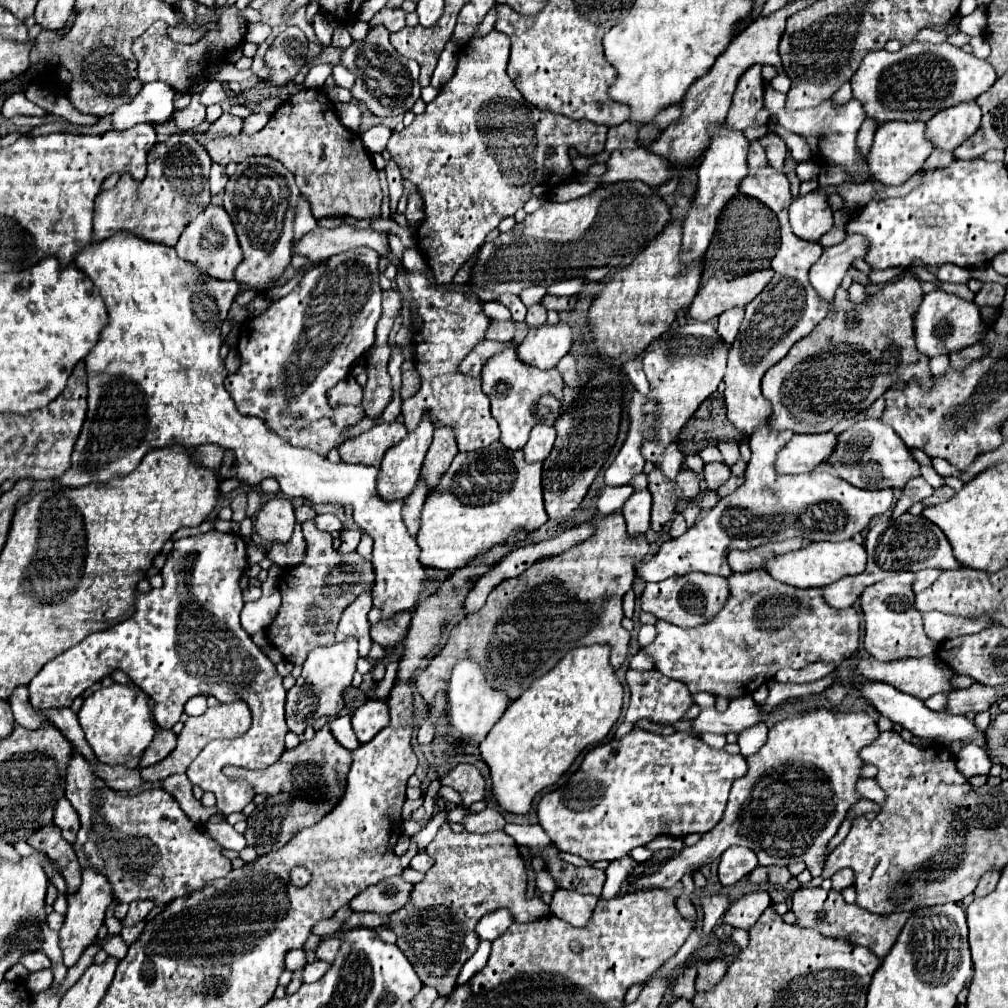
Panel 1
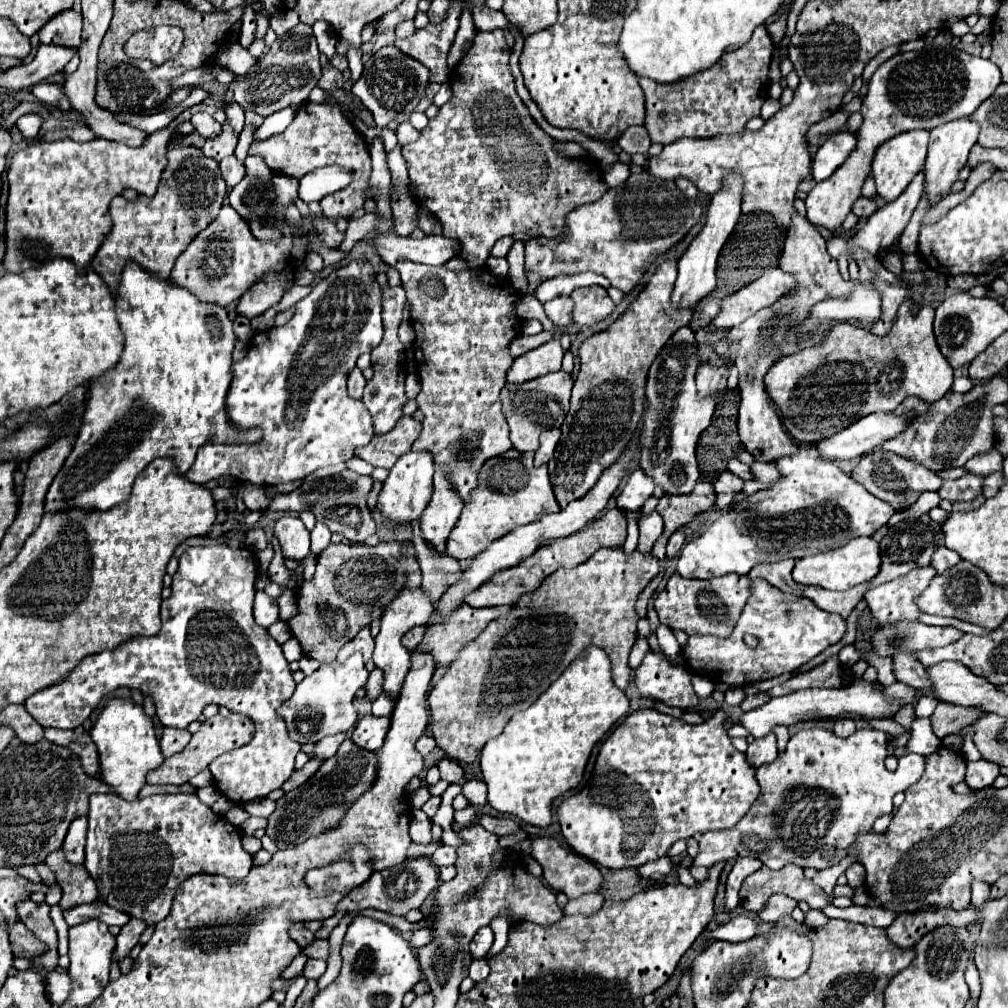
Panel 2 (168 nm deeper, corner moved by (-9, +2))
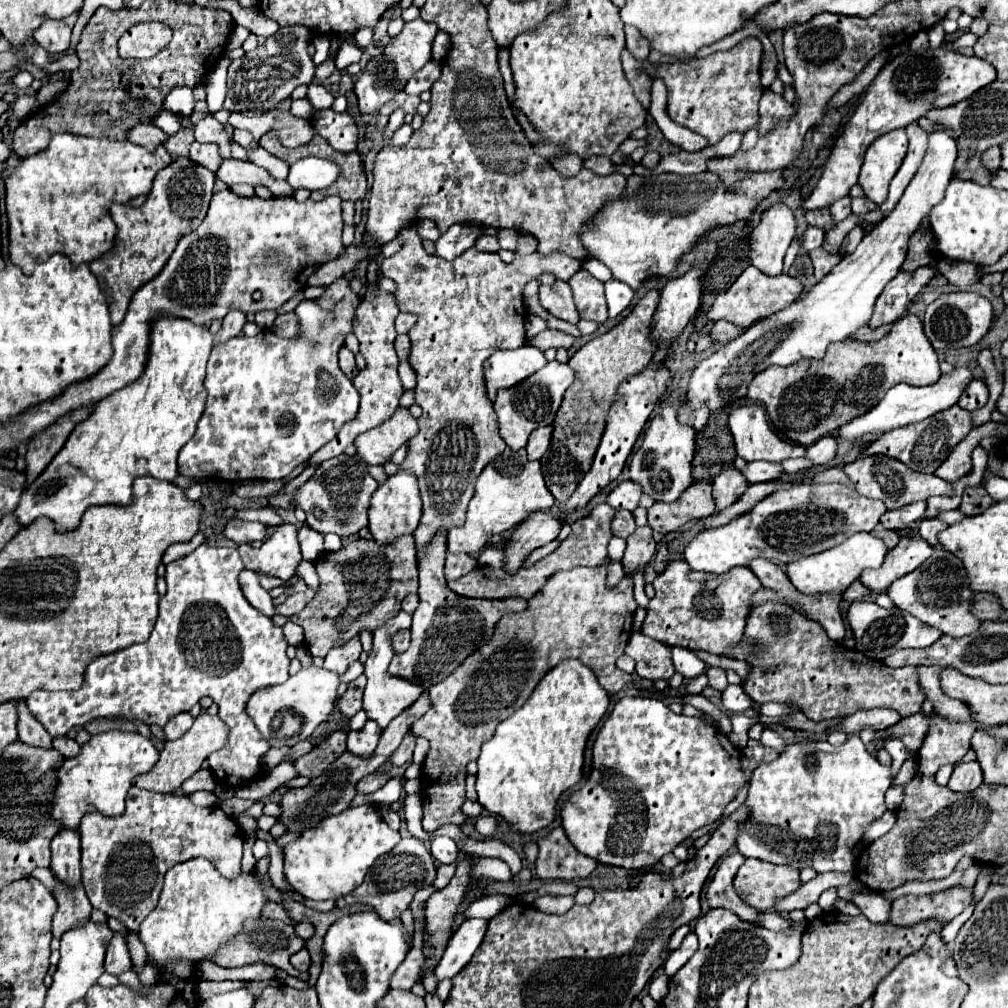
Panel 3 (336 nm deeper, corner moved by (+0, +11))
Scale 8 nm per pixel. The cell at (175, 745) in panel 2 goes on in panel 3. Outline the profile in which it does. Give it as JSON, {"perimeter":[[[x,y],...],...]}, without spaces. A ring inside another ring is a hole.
{"perimeter":[[[182,712],[178,716],[174,716],[162,730],[164,730],[164,736],[166,740],[178,740],[190,726],[192,726],[194,718],[188,714],[188,712]]]}

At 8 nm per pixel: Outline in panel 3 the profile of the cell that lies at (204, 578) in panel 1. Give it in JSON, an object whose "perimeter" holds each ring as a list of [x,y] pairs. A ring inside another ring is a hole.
{"perimeter":[[[200,544],[194,552],[166,564],[168,592],[160,598],[158,622],[144,644],[96,656],[78,690],[38,690],[26,698],[32,716],[50,736],[64,736],[70,728],[94,718],[128,718],[164,726],[180,712],[188,712],[202,696],[210,696],[230,726],[228,744],[208,758],[210,770],[224,788],[238,788],[256,780],[262,760],[272,748],[246,714],[246,704],[258,688],[288,680],[286,638],[282,628],[260,614],[244,598],[238,576],[244,570],[236,548]]]}

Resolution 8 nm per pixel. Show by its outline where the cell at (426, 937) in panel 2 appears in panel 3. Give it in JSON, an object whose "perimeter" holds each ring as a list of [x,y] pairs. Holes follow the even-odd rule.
{"perimeter":[[[502,894],[478,898],[478,900],[474,900],[474,902],[466,908],[464,920],[468,920],[468,918],[484,918],[484,920],[490,920],[490,918],[492,918],[494,914],[498,914],[506,904],[510,904],[510,898],[508,898],[508,896],[502,896]]]}

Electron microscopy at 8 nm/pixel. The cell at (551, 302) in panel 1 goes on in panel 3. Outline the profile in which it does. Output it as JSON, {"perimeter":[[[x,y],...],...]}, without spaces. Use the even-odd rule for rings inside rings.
{"perimeter":[[[588,270],[576,272],[568,280],[572,294],[574,294],[574,304],[584,320],[592,322],[604,322],[608,318],[608,306],[604,298],[604,284],[596,280]]]}

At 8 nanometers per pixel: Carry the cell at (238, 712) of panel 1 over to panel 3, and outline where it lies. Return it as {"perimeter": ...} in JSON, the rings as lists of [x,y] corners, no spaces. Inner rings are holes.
{"perimeter":[[[200,714],[192,728],[178,740],[174,742],[166,742],[164,744],[164,750],[160,752],[160,760],[154,764],[154,768],[138,778],[134,778],[134,786],[138,788],[144,788],[144,790],[152,790],[152,792],[162,792],[162,794],[168,794],[168,792],[174,792],[176,788],[180,788],[180,784],[190,778],[198,768],[200,764],[216,750],[224,748],[226,746],[226,740],[228,740],[228,730],[226,724],[222,724],[222,718],[216,714],[216,716],[210,716],[210,714]]]}

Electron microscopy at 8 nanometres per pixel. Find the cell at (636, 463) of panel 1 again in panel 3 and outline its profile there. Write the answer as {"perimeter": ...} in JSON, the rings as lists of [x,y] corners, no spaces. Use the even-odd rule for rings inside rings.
{"perimeter":[[[624,480],[622,484],[618,484],[606,498],[606,502],[614,508],[614,510],[634,510],[638,506],[638,500],[642,496],[642,486],[634,484],[632,480]]]}

